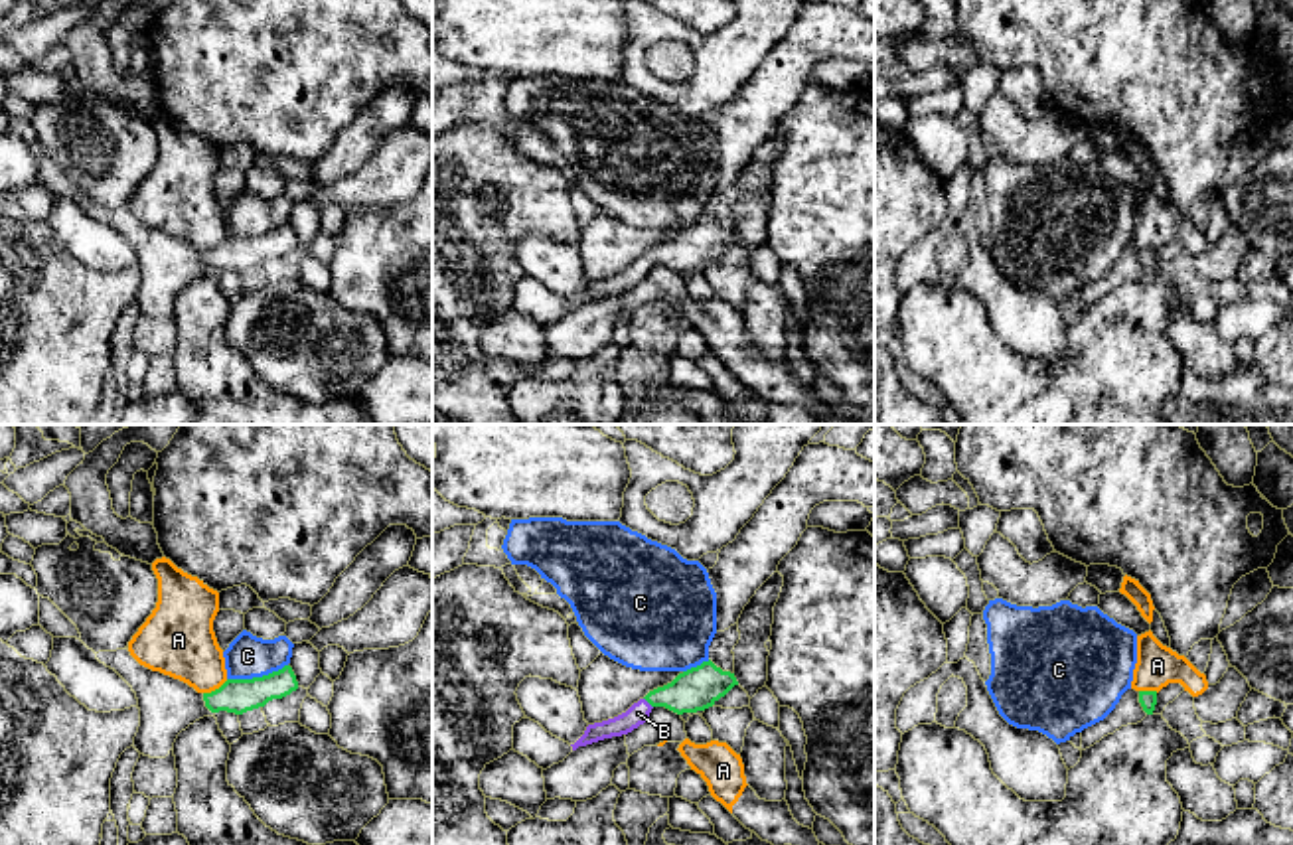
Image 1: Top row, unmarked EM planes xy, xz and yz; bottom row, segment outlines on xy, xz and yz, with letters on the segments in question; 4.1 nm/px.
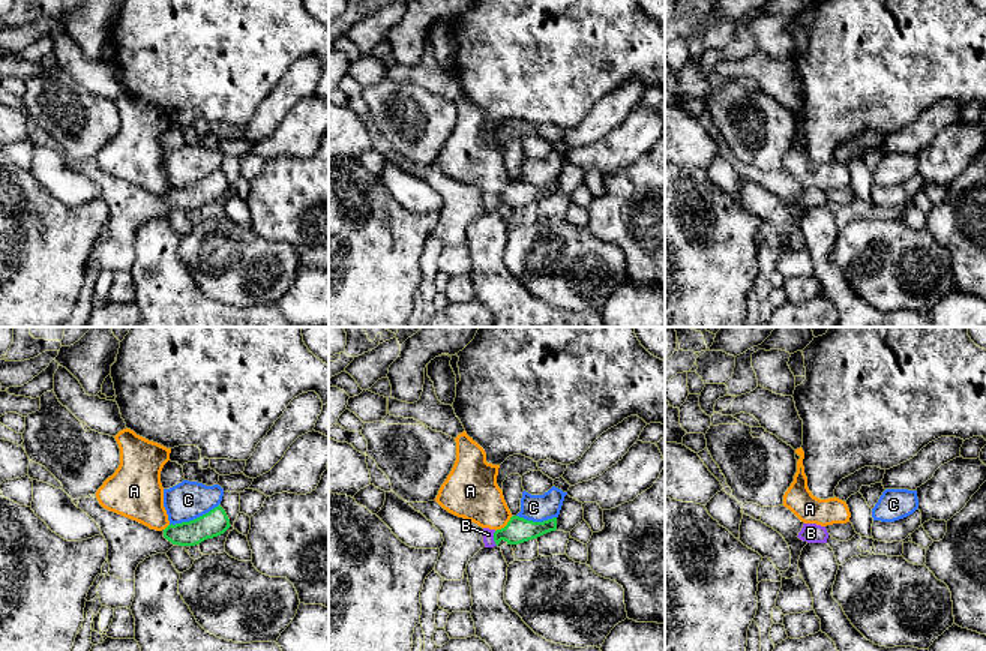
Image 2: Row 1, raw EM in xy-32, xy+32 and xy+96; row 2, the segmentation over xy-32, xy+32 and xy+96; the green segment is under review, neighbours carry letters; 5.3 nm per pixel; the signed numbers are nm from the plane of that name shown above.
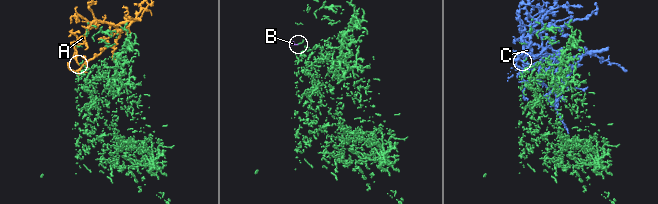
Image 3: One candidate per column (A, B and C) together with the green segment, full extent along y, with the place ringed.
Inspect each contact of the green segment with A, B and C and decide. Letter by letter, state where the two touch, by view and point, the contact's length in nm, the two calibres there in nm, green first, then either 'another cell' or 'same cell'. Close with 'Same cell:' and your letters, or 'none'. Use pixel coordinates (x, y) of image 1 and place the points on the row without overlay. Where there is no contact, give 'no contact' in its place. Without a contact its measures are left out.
A: meets green in xy at (216, 247); contact 120 nm long; 140 nm thick on the green side, 280 nm on the other; another cell
B: meets green in xz at (648, 259); contact 60 nm long; 180 nm thick on the green side, 90 nm on the other; same cell
C: meets green in xy at (257, 235); contact 260 nm long; 140 nm thick on the green side, 180 nm on the other; another cell
Same cell: B

